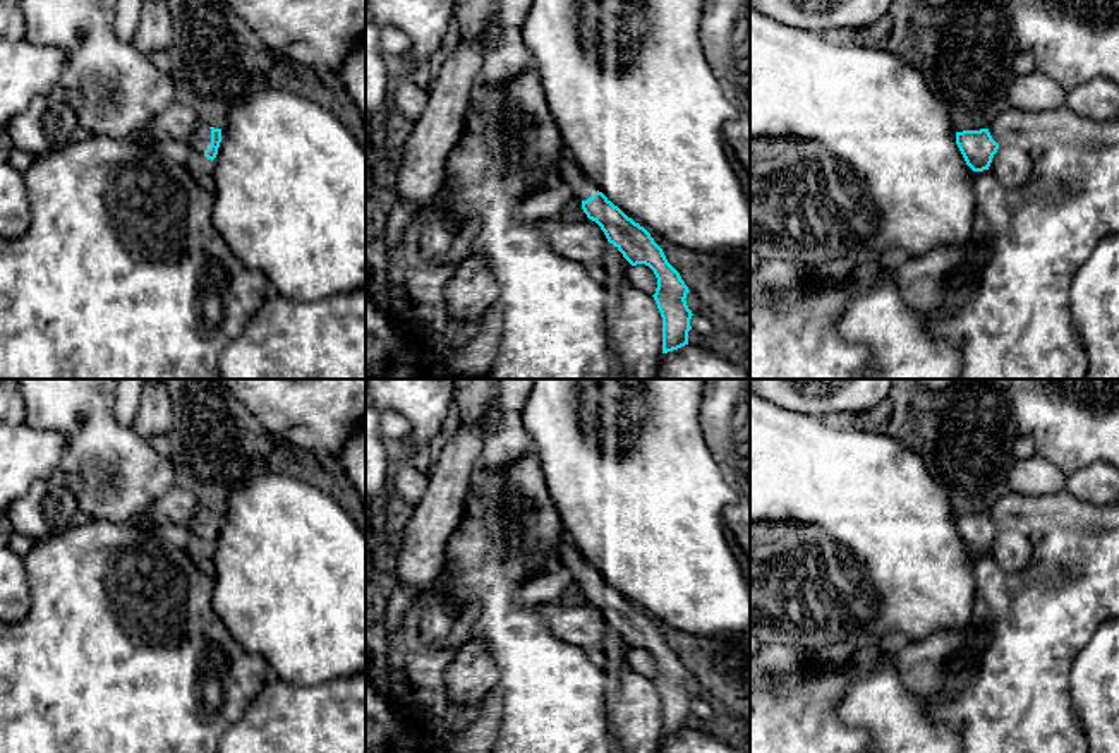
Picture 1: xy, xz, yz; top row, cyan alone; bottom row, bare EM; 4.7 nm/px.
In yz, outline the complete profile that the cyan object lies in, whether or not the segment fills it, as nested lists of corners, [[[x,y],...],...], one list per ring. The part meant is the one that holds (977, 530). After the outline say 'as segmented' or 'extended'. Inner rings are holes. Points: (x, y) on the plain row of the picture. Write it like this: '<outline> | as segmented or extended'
[[[989,513],[956,516],[956,528],[973,556],[989,554],[999,528],[992,523]]] | as segmented

